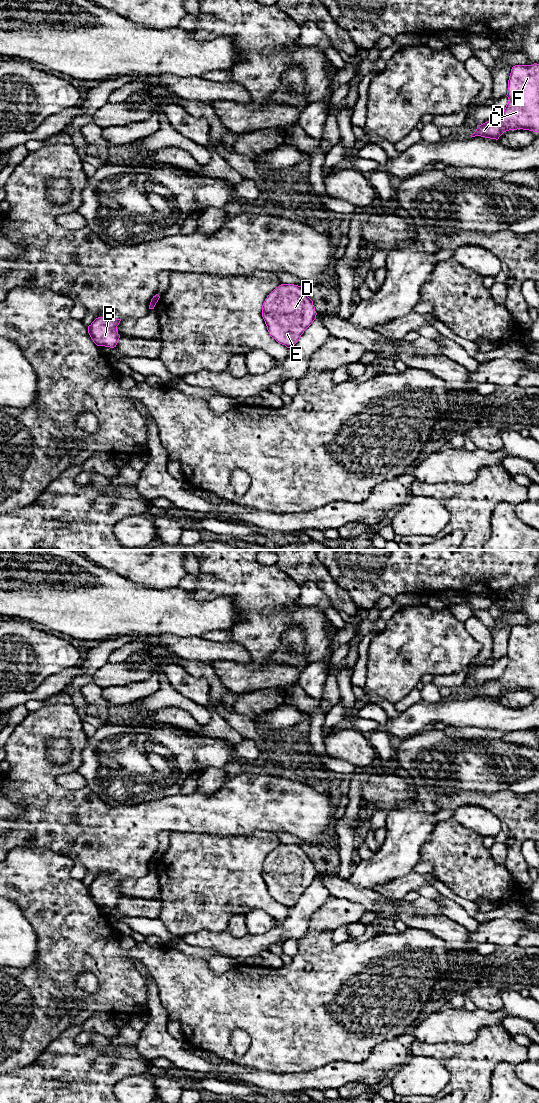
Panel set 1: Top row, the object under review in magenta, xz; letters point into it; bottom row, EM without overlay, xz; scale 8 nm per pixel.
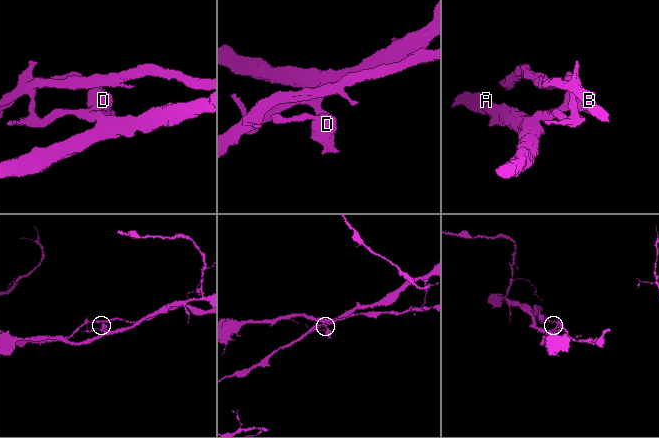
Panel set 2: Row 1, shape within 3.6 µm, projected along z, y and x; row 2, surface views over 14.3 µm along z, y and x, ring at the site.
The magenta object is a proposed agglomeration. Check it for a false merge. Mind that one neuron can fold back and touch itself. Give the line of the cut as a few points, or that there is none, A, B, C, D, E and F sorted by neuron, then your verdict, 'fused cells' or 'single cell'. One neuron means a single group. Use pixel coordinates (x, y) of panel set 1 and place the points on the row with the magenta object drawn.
xz (150, 304), (154, 306) | A C D E F / B | fused cells

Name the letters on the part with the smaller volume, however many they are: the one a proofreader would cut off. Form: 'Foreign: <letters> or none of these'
Foreign: B

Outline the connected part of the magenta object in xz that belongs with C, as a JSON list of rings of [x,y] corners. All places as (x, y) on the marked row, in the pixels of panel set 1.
[[[539,64],[513,66],[506,96],[509,101],[503,114],[498,118],[477,125],[477,129],[471,137],[481,136],[498,140],[504,132],[517,129],[539,133]]]

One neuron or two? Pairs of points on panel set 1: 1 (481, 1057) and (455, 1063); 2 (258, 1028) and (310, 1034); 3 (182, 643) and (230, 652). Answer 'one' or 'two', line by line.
1: one
2: one
3: one

